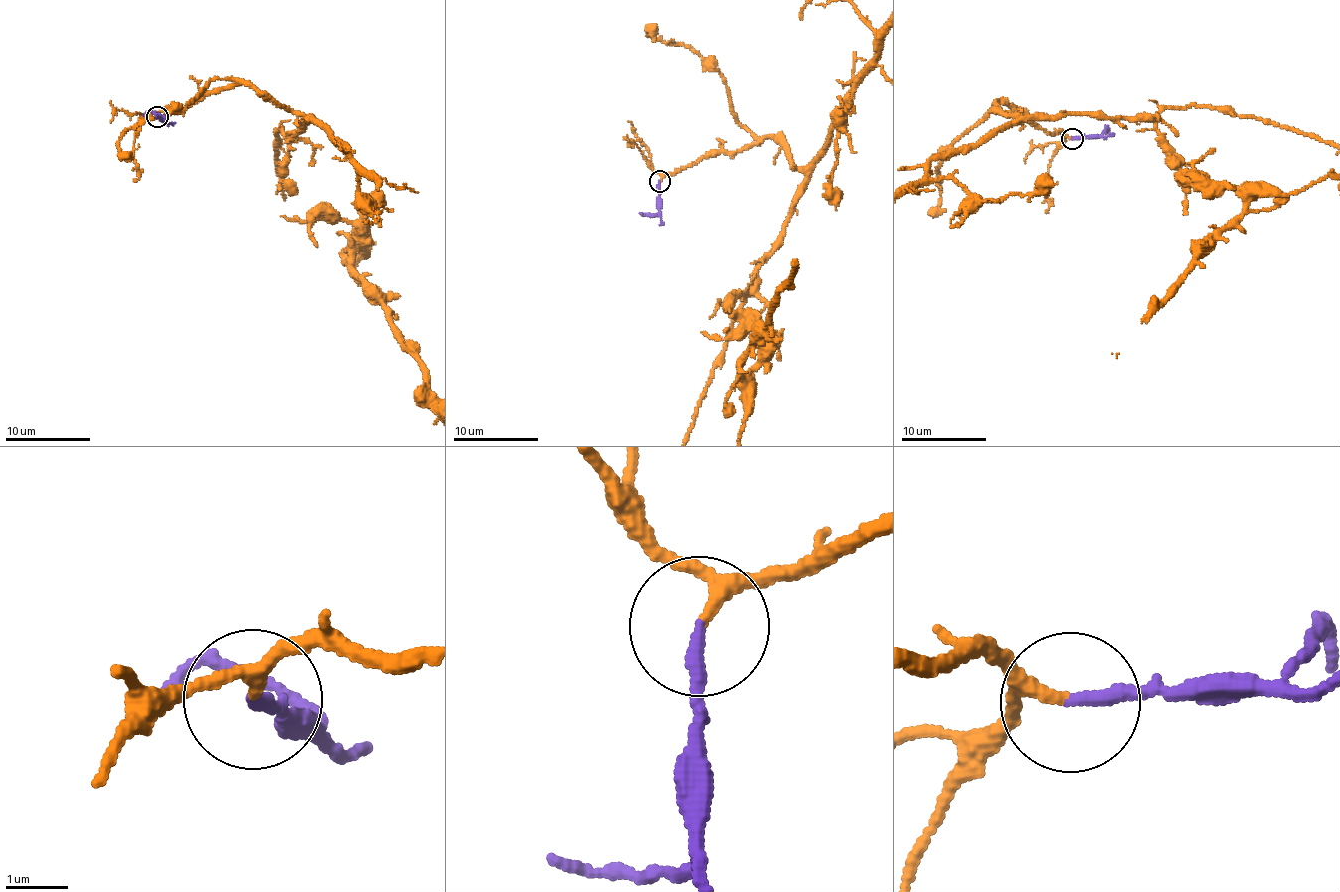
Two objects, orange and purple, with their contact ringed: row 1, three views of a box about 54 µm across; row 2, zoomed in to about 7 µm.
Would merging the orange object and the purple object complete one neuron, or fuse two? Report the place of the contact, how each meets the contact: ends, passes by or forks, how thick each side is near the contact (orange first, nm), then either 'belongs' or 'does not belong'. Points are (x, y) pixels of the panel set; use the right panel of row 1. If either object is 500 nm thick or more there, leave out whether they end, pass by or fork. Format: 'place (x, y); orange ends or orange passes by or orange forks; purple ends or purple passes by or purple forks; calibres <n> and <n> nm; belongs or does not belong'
place (1072, 138); orange passes by; purple ends; calibres 180 and 240 nm; belongs

